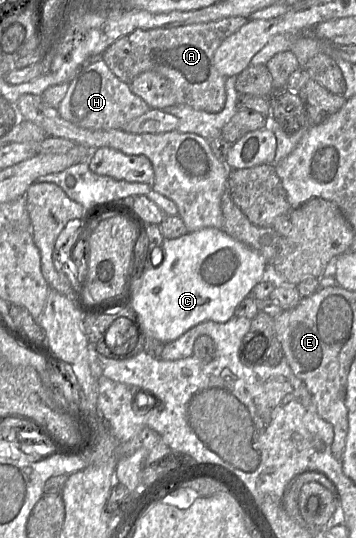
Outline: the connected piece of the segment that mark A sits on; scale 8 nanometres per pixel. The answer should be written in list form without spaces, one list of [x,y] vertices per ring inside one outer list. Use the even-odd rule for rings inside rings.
[[[237,16],[172,28],[136,29],[108,47],[102,54],[102,59],[112,73],[127,85],[139,74],[154,71],[169,81],[176,104],[218,113],[226,102],[226,77],[215,68],[213,56],[221,43],[246,22],[247,18]]]

